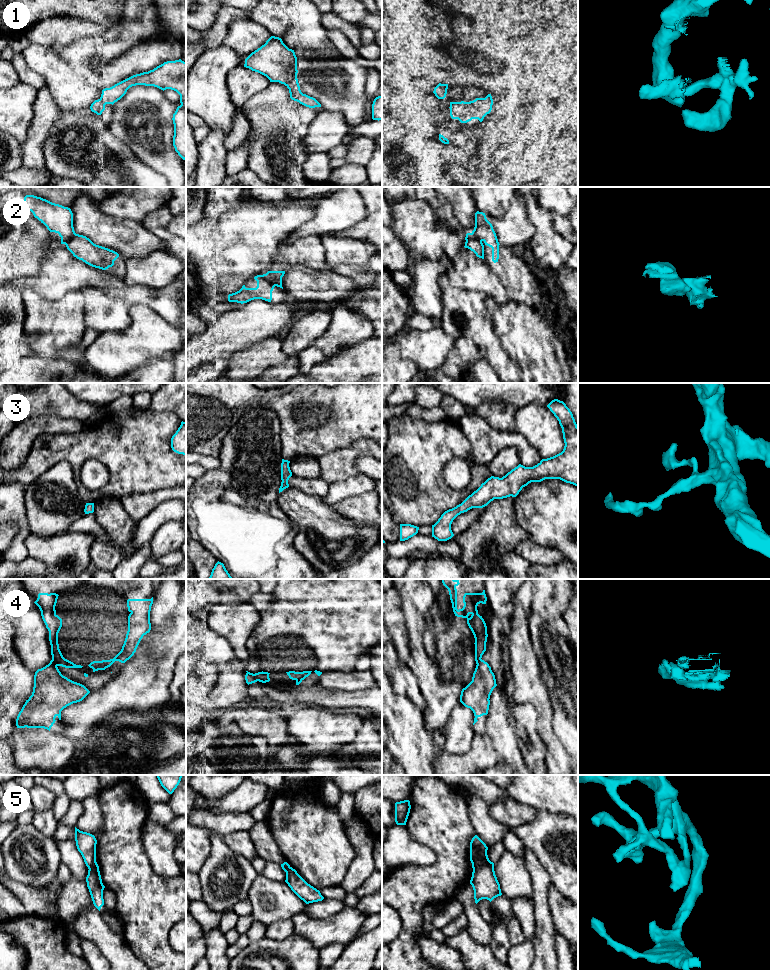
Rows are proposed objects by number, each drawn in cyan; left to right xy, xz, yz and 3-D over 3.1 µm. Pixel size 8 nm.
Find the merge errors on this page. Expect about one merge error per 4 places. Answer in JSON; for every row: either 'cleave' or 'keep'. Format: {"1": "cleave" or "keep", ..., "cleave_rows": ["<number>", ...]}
{"1": "keep", "2": "cleave", "3": "keep", "4": "cleave", "5": "cleave", "cleave_rows": ["2", "4", "5"]}

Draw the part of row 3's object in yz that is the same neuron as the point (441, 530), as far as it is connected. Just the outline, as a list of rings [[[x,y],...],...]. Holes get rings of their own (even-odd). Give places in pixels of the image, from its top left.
[[[554,399],[547,407],[562,428],[565,443],[563,451],[553,457],[542,459],[533,467],[519,464],[502,478],[491,476],[461,504],[441,515],[432,525],[432,537],[438,541],[451,539],[454,536],[451,524],[458,515],[472,508],[483,508],[494,499],[516,497],[522,488],[531,482],[560,479],[578,486],[578,426],[572,412],[563,401]]]

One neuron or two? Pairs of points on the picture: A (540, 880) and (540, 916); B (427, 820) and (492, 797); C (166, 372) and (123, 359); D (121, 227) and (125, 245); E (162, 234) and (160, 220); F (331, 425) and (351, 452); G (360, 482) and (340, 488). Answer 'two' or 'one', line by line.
A: one
B: two
C: two
D: one
E: one
F: two
G: one

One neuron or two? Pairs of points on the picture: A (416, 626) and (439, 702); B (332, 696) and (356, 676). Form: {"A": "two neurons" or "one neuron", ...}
{"A": "one neuron", "B": "two neurons"}

